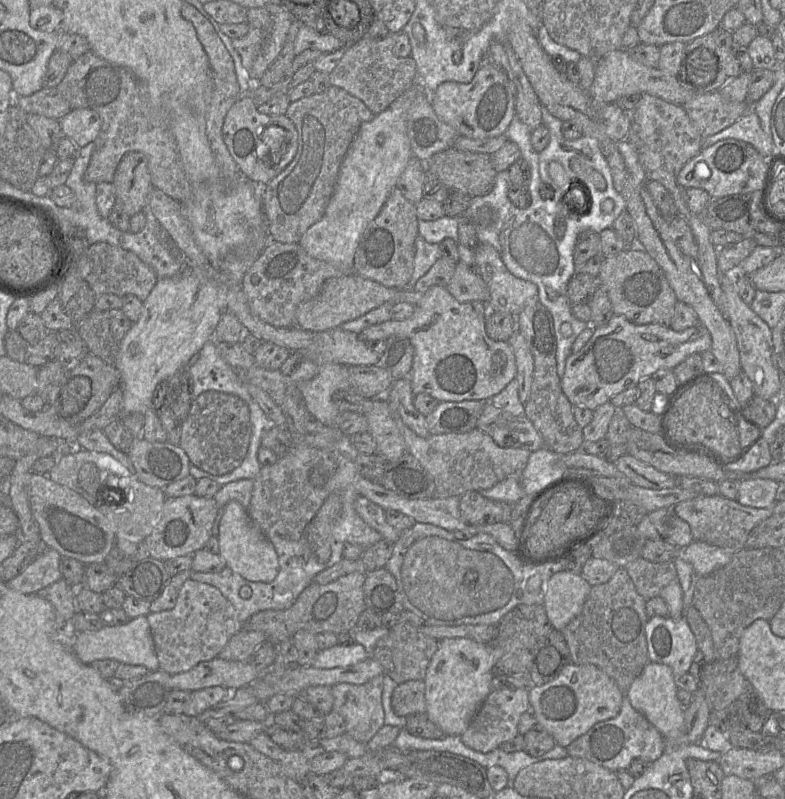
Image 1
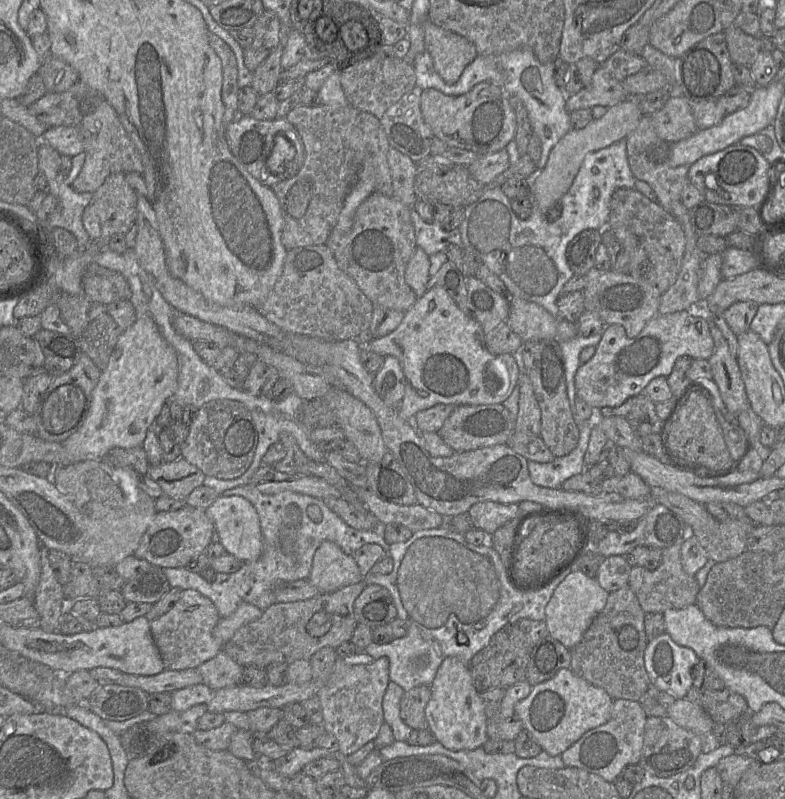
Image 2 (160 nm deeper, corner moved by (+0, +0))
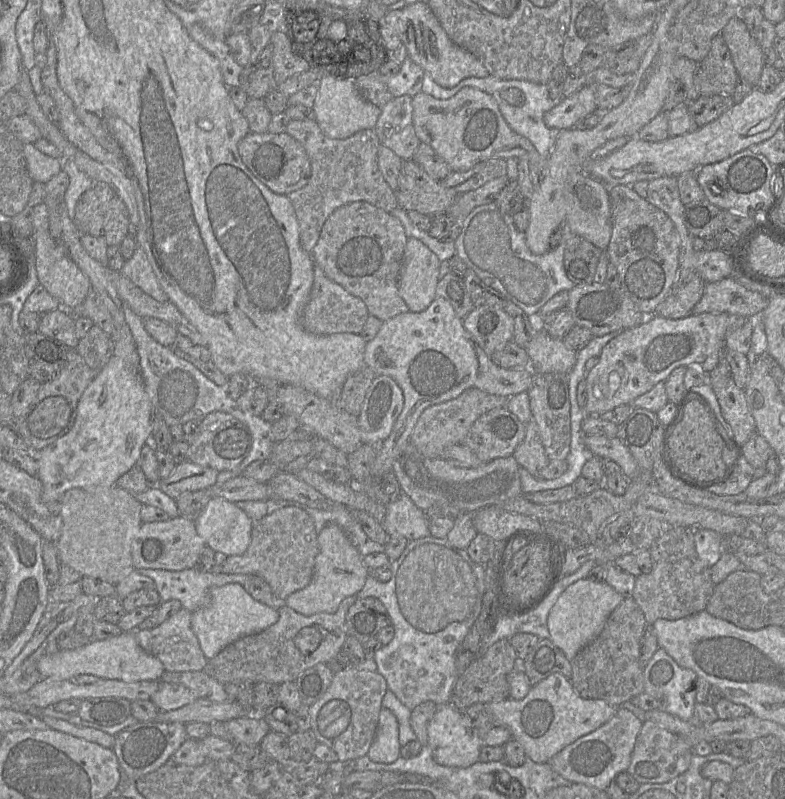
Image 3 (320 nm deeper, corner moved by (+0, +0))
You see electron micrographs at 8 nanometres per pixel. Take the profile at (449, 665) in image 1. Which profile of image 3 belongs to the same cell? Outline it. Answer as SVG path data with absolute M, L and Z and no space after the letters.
M451 703L437 705L427 734L427 745L438 764L466 768L479 761L482 744L478 730Z

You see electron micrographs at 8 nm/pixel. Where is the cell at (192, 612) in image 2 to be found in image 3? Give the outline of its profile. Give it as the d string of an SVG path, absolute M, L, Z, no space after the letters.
M182 607L175 615L158 627L135 632L139 645L147 653L158 658L168 672L201 671L210 660L205 657L199 640L192 629L192 613Z

